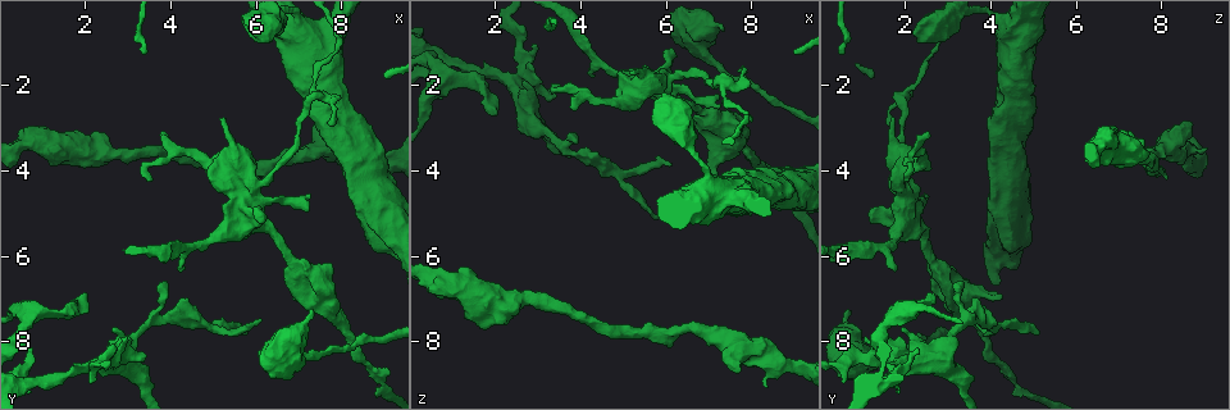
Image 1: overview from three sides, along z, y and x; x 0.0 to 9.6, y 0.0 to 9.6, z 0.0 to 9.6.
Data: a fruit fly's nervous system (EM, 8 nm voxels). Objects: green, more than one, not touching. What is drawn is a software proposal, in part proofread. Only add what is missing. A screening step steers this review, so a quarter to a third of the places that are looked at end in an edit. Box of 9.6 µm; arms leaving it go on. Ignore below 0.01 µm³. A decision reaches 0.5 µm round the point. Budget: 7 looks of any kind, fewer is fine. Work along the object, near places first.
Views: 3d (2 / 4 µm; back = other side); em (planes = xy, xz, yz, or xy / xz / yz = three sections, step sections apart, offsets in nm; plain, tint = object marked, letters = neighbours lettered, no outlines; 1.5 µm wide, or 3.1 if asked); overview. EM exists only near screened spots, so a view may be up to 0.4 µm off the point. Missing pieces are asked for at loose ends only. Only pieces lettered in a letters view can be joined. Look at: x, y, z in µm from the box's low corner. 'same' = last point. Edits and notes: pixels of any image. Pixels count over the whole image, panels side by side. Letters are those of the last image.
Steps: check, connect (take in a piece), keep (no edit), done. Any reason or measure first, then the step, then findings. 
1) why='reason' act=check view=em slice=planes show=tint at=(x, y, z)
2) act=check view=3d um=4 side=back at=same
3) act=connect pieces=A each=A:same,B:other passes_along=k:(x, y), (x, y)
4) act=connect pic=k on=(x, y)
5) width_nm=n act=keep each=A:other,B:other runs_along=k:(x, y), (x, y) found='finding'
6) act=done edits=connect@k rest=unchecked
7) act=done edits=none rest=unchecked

why='thick end' act=check view=em slice=xy step=8 show=tint at=(7.65, 2.80, 8.70)

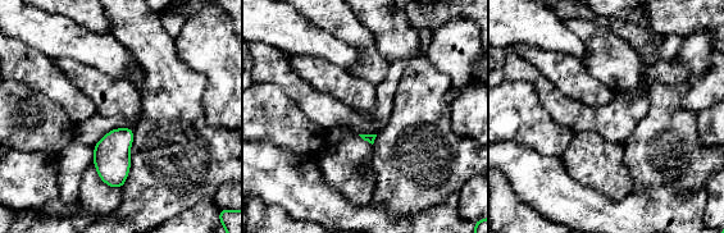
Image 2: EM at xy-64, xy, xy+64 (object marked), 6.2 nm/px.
act=check view=em slice=planes show=letters at=same

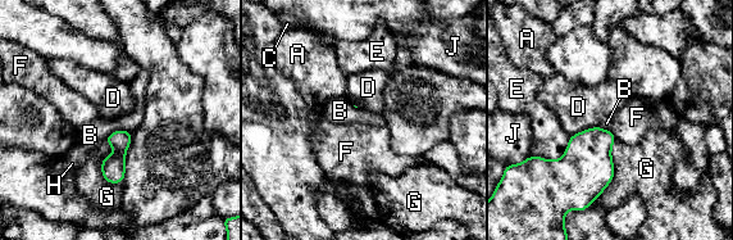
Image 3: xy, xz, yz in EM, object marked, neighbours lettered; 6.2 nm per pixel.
act=keep each=A:other,B:other,C:other,D:other,E:other,F:other,G:other,H:other,J:other found='none of them fits'

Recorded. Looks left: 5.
why='tapers out' act=check view=3d um=2 at=(5.70, 7.80, 5.15)

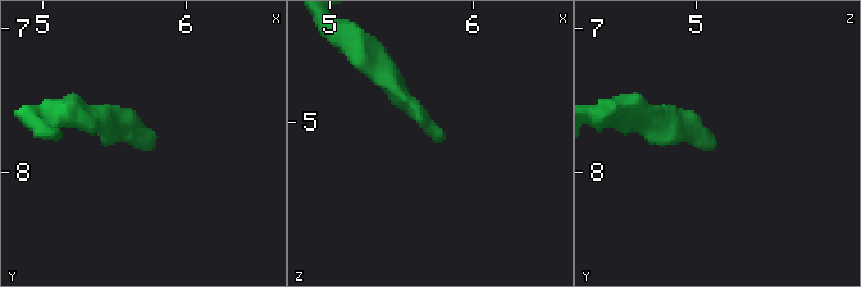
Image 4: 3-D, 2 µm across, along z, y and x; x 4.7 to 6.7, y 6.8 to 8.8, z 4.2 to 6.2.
act=check view=em slice=planes show=letters at=(5.74, 7.84, 5.12)

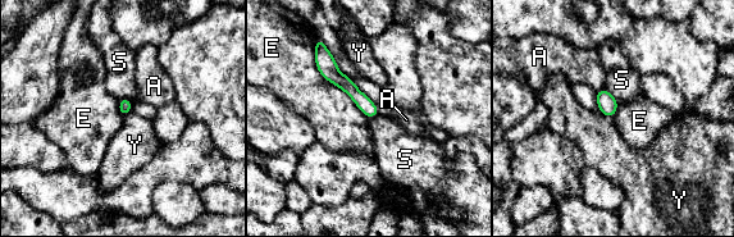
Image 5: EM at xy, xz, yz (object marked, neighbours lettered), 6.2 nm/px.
act=keep each=A:other,E:other,S:other,Y:other runs_along=5:(322, 55), (326, 64), (374, 112) found='none of them fits'

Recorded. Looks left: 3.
why='tapers out' act=check view=3d um=4 at=(3.85, 3.15, 2.60)

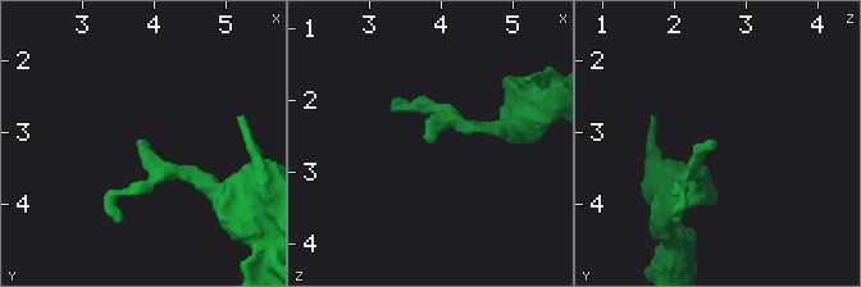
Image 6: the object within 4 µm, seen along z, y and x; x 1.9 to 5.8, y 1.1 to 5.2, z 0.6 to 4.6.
why='now the EM' act=check view=em slice=yz step=8 show=plain at=(3.95, 3.15, 2.55)

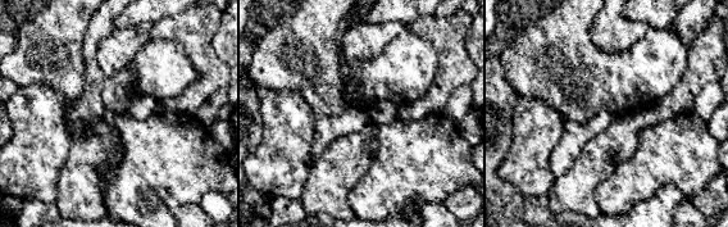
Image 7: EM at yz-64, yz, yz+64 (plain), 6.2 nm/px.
why='see the neighbours' act=check view=em slice=yz step=8 show=letters at=same

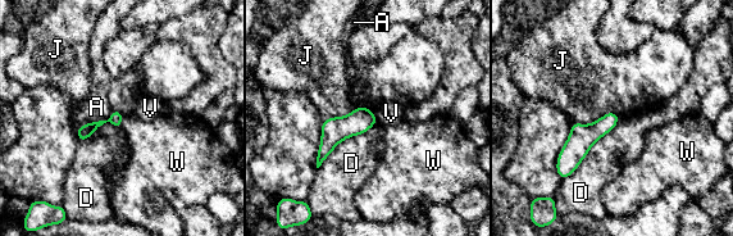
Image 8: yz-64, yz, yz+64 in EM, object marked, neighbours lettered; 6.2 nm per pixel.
longest_contact=D:550nm act=keep each=A:other,D:other,J:other,V:other,W:other runs_along=8:(614, 117), (572, 154), (565, 173) found='no lettered piece goes on from it'

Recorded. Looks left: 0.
act=done edits=none rest=unchecked

